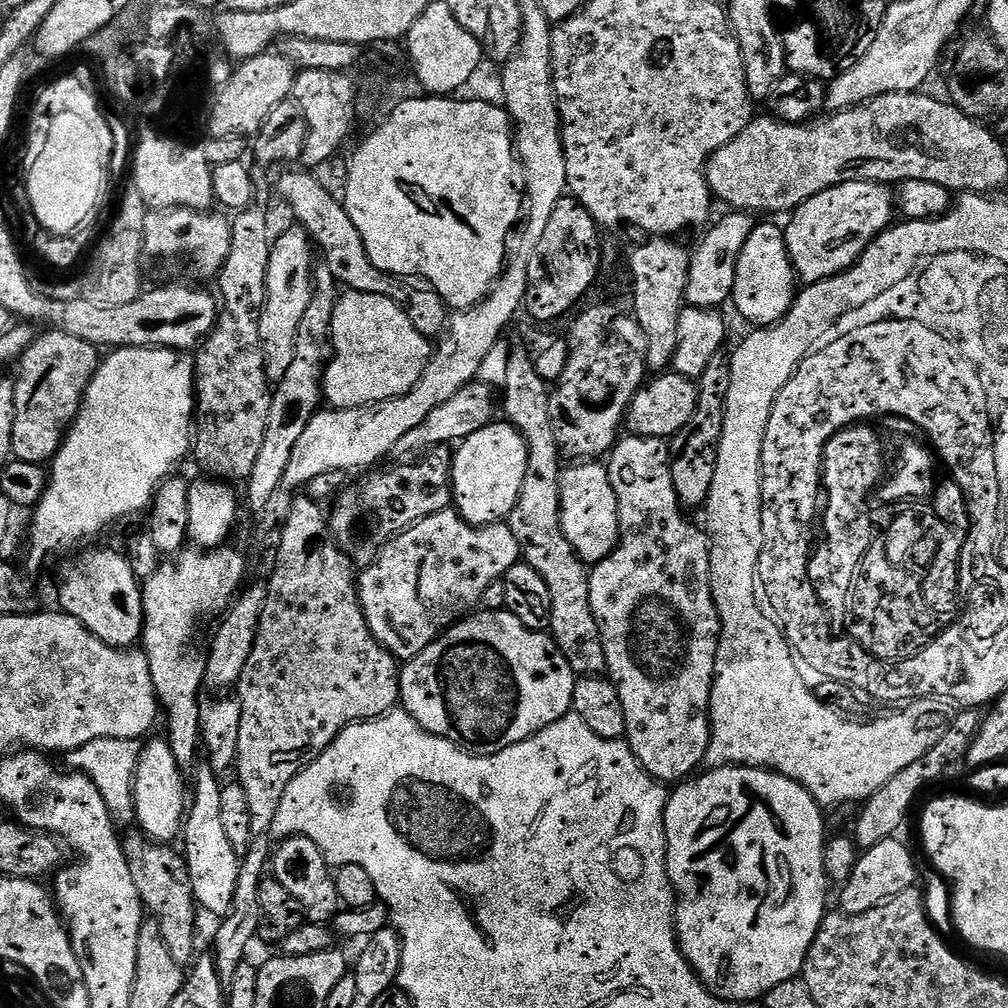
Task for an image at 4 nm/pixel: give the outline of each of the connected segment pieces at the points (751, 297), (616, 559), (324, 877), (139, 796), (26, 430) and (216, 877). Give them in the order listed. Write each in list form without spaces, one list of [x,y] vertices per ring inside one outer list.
[[[757,223],[752,229],[750,238],[746,238],[746,246],[742,246],[740,257],[736,263],[734,274],[734,290],[730,301],[731,307],[736,307],[736,312],[744,320],[749,320],[752,326],[767,326],[776,324],[792,309],[792,301],[798,295],[798,277],[792,268],[790,254],[786,250],[784,233],[779,227],[772,224]]]
[[[625,435],[616,441],[606,460],[610,486],[614,486],[614,494],[618,498],[618,514],[620,515],[620,544],[602,562],[591,569],[590,606],[594,610],[594,618],[598,622],[598,630],[602,638],[602,646],[606,650],[606,672],[613,686],[618,690],[618,698],[622,698],[622,710],[626,710],[626,743],[638,762],[652,777],[661,782],[683,782],[693,775],[704,764],[704,755],[712,737],[712,719],[710,718],[710,698],[712,683],[716,677],[716,655],[720,645],[720,619],[714,602],[714,594],[710,586],[710,554],[712,549],[707,531],[687,520],[685,509],[680,507],[678,494],[674,490],[672,477],[672,453],[665,441],[657,436]]]
[[[286,836],[275,845],[270,856],[270,876],[293,896],[294,902],[302,906],[304,919],[309,924],[328,924],[335,921],[337,914],[342,910],[338,898],[338,886],[333,869],[326,862],[322,850],[310,842],[308,836]]]
[[[151,737],[141,747],[140,756],[136,762],[135,778],[133,780],[132,806],[139,824],[139,831],[157,843],[173,843],[180,830],[180,820],[184,812],[184,788],[182,786],[181,765],[174,758],[173,751],[167,739]]]
[[[48,330],[37,335],[36,341],[18,361],[20,376],[14,394],[14,442],[12,455],[22,462],[47,465],[60,448],[72,421],[80,413],[80,404],[88,383],[100,367],[101,353],[90,342],[65,332]]]
[[[204,762],[196,769],[194,802],[184,824],[184,848],[182,852],[187,862],[188,877],[191,880],[192,896],[197,905],[216,916],[227,916],[233,906],[234,890],[240,873],[240,857],[226,839],[223,832],[221,814],[220,782],[217,773]]]

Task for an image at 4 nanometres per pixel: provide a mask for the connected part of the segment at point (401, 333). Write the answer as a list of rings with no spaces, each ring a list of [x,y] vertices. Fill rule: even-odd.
[[[348,290],[334,310],[332,351],[332,361],[324,371],[323,399],[334,408],[357,408],[414,390],[434,348],[429,337],[414,330],[401,305],[378,294]]]

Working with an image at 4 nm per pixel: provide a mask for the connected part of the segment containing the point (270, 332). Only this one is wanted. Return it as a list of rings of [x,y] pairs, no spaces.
[[[291,226],[275,237],[270,250],[270,266],[266,266],[266,310],[260,319],[262,350],[269,381],[286,378],[286,370],[294,362],[294,346],[298,342],[298,326],[312,297],[312,270],[314,245],[312,237],[302,226]]]

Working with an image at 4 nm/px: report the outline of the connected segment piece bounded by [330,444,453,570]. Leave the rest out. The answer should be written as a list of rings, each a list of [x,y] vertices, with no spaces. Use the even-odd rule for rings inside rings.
[[[439,444],[411,462],[400,462],[397,468],[365,475],[365,480],[353,483],[335,497],[336,509],[330,512],[332,538],[357,569],[370,567],[395,536],[422,522],[422,518],[449,511],[453,503],[452,453],[449,445]]]

